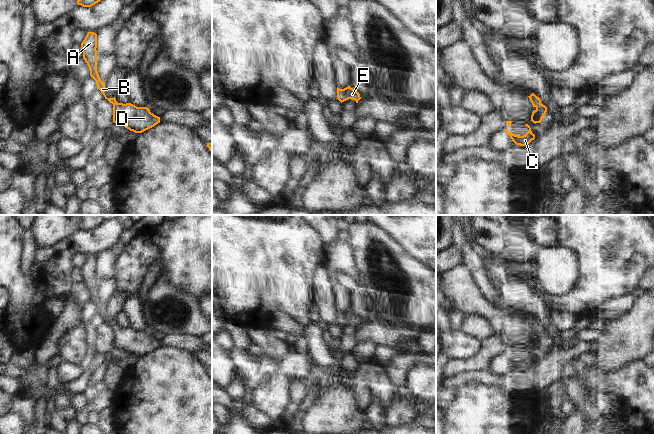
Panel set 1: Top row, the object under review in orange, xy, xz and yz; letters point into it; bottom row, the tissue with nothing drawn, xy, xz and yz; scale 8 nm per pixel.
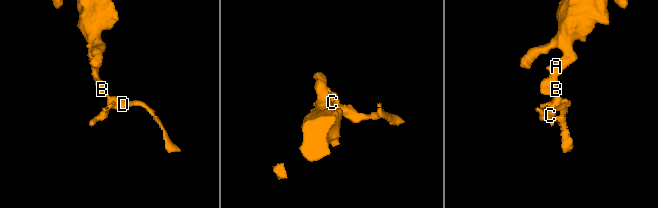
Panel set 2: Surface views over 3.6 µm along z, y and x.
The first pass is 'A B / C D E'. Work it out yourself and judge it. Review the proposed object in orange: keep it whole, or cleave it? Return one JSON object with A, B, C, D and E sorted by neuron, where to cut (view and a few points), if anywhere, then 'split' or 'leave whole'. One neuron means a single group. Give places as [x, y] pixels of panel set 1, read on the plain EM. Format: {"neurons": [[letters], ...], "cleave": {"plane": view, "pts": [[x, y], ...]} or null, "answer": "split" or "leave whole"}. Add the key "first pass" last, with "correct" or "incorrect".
{"neurons": [["A", "B", "C", "D", "E"]], "cleave": null, "answer": "leave whole", "first pass": "incorrect"}

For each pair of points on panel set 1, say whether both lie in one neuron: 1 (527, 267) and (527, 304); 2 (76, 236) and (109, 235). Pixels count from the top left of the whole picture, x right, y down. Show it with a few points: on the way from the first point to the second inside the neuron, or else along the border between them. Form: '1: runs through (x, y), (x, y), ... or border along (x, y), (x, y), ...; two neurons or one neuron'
1: border along (507, 266), (507, 271), (511, 275), (528, 280); two neurons
2: runs through (84, 236), (101, 236); one neuron

